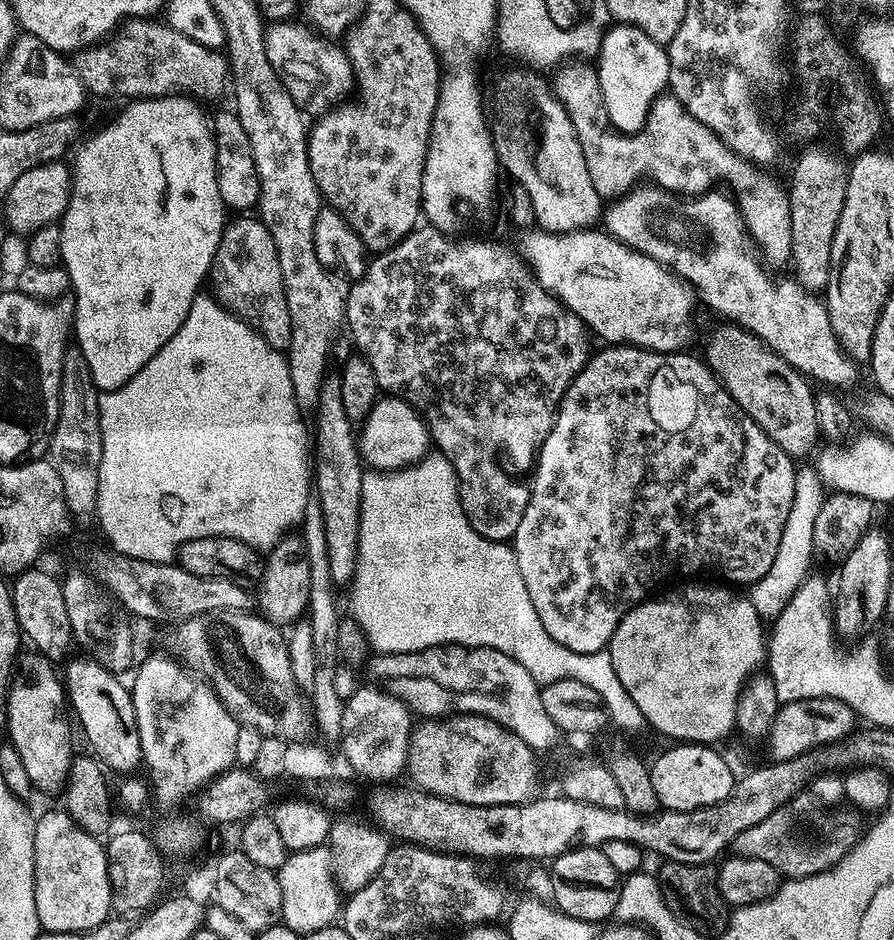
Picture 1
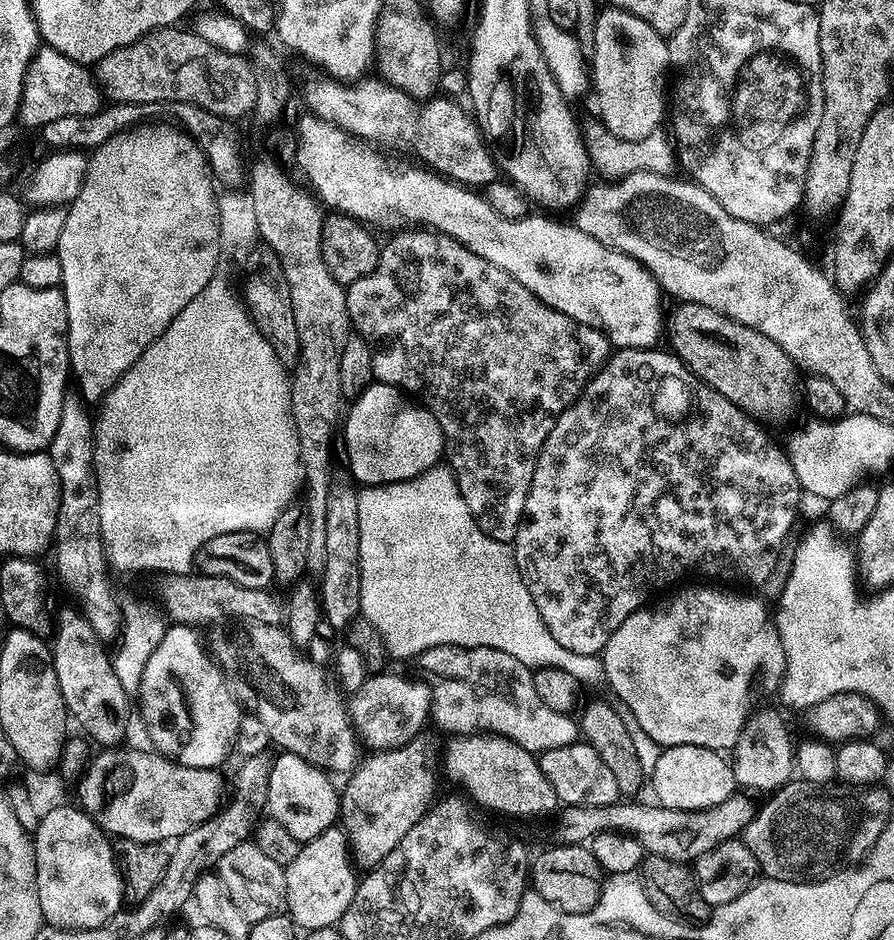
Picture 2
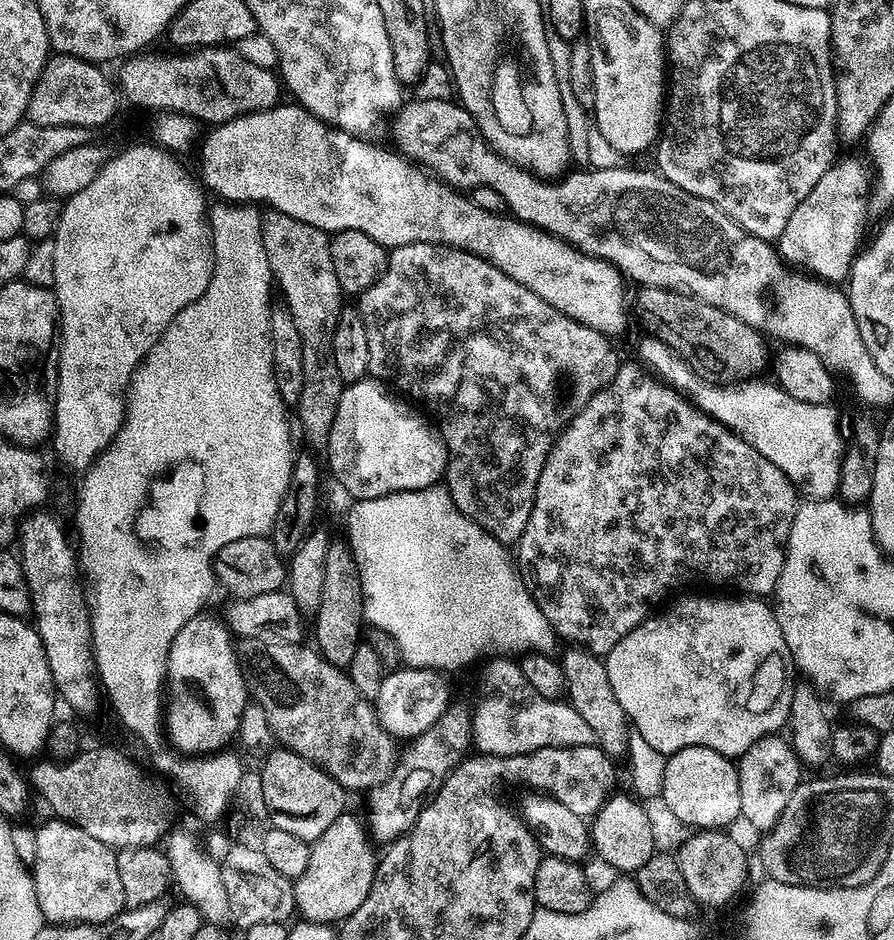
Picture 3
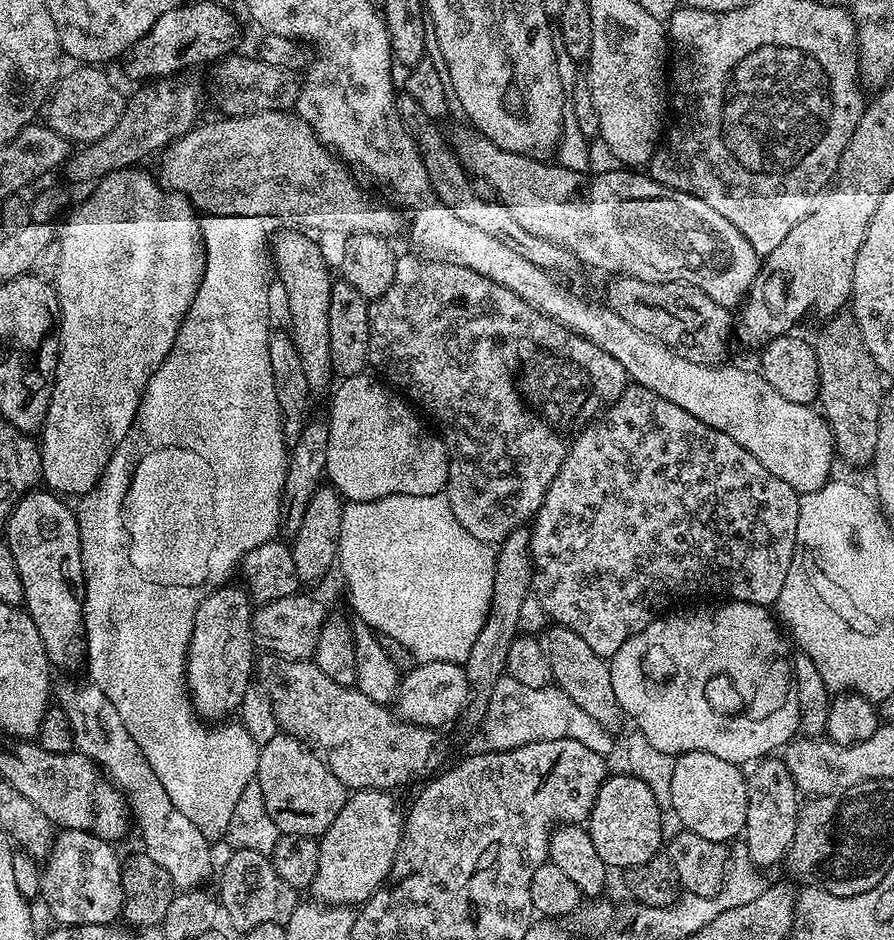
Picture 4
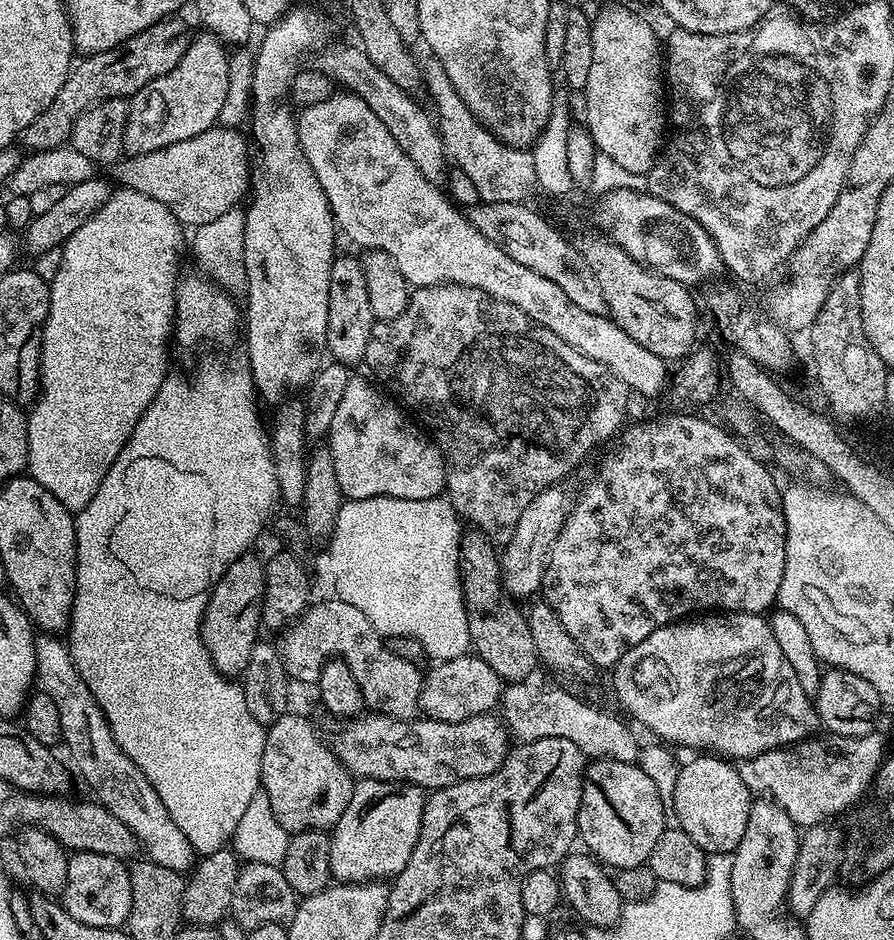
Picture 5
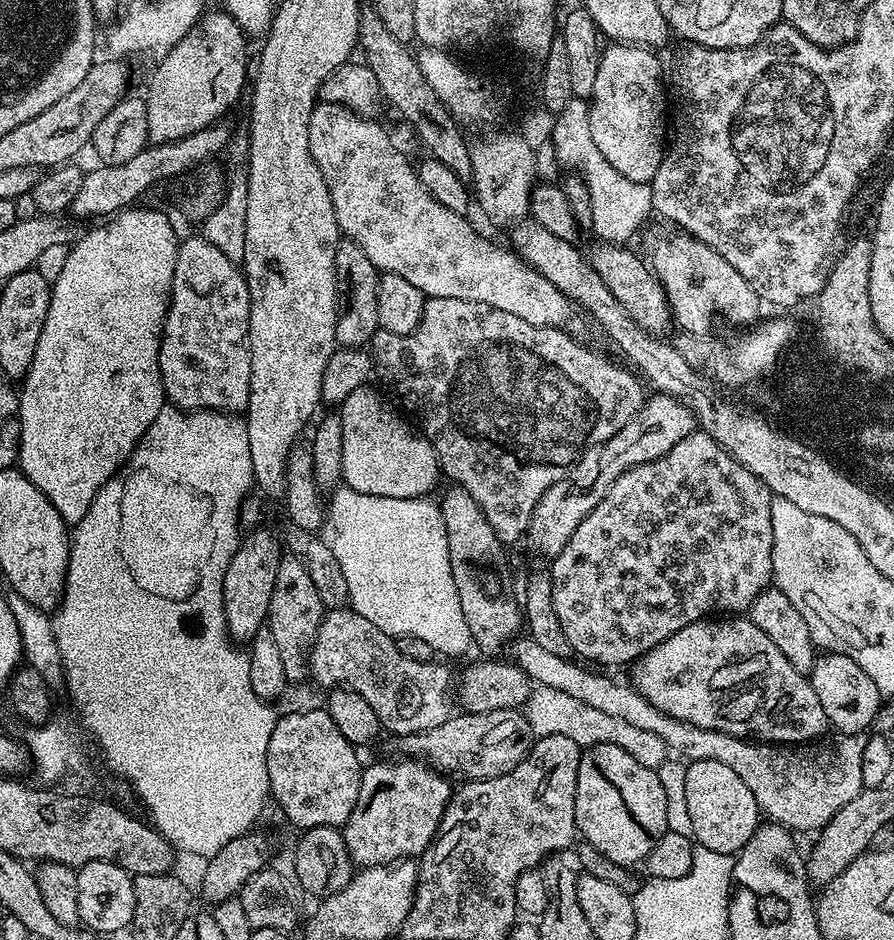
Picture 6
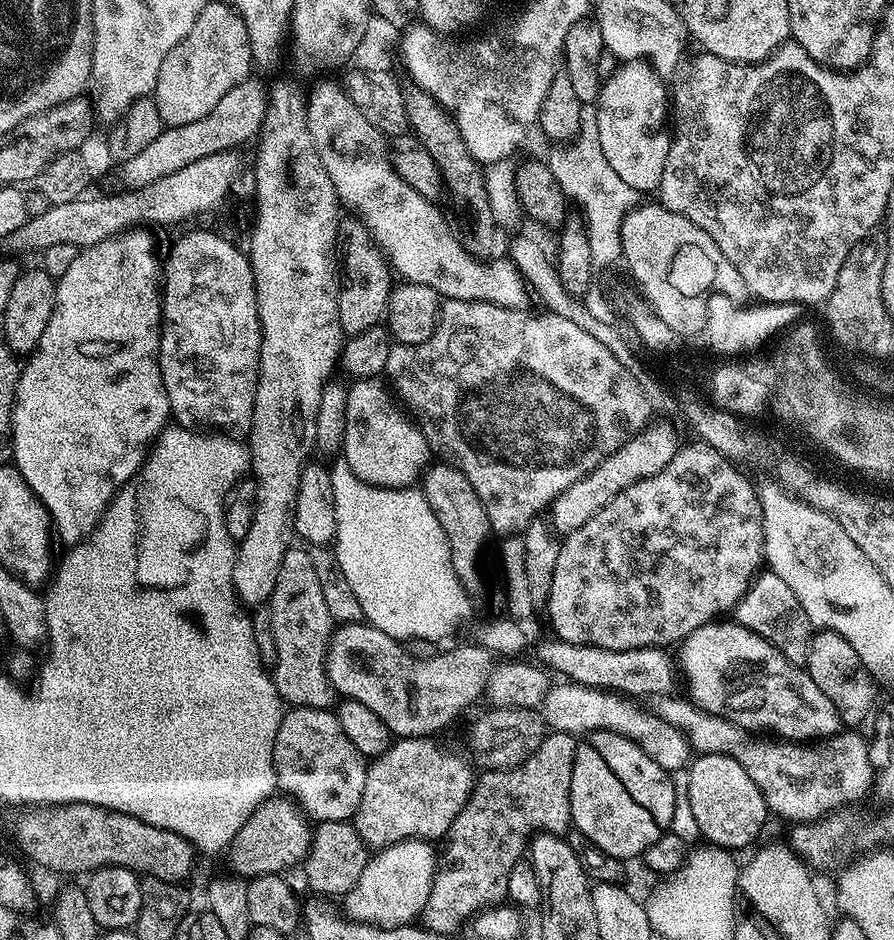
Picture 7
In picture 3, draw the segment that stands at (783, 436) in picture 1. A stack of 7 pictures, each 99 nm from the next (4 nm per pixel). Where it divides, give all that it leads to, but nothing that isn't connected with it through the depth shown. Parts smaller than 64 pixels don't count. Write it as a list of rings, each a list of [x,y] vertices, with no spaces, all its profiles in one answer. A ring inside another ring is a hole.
[[[644,286],[639,291],[634,296],[634,308],[640,311],[640,320],[648,327],[647,331],[670,346],[698,375],[725,386],[761,375],[768,360],[766,340],[756,329],[746,326],[746,322],[671,288]]]

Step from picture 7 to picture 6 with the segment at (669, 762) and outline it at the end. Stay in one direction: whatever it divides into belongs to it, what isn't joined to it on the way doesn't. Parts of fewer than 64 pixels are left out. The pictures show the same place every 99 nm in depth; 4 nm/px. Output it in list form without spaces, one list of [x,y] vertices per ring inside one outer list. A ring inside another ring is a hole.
[[[543,686],[533,687],[528,693],[528,700],[522,705],[522,711],[532,728],[533,737],[562,734],[562,738],[574,738],[574,742],[581,746],[594,744],[622,746],[626,754],[638,758],[638,762],[642,762],[647,768],[657,769],[666,759],[666,745],[658,734],[652,734],[650,730],[642,730],[631,722],[624,722],[622,718],[616,718],[614,714],[596,710],[594,706],[588,706],[586,702],[572,698],[570,694],[564,694],[562,690]]]

